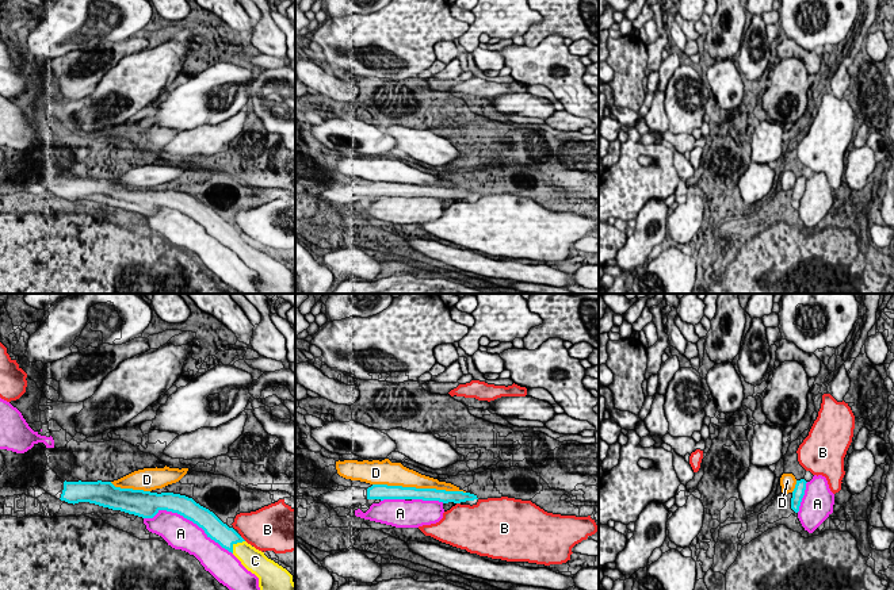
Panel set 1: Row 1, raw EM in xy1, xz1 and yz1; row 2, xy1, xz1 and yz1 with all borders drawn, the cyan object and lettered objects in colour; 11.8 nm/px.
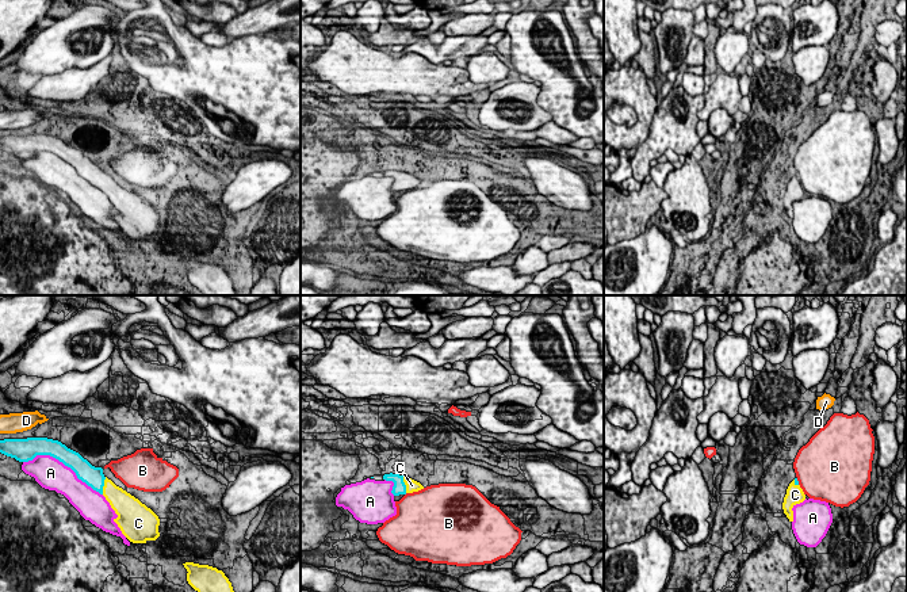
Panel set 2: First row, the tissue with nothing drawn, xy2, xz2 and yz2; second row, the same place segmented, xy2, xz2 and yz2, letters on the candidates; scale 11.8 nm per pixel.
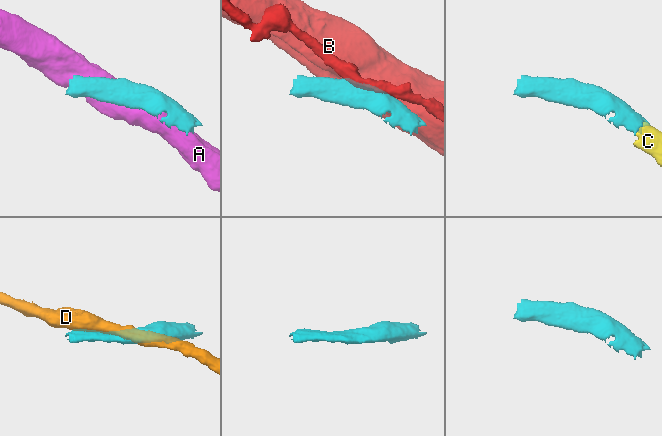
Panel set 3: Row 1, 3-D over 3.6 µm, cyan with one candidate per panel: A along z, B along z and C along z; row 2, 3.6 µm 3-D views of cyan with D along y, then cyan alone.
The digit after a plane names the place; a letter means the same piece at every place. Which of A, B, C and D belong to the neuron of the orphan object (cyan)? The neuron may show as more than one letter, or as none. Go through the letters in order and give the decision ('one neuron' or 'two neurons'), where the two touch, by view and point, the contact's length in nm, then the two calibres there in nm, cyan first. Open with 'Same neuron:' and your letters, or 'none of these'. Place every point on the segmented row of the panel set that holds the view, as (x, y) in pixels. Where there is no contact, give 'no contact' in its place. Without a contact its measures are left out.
Same neuron: C
A: two neurons | xy1 (188, 518) | 1150 nm | 240/380 nm
B: two neurons | xy1 (241, 537) | 100 nm | 240/420 nm
C: one neuron | xy1 (235, 543) | 220 nm | 240/240 nm
D: two neurons | xz1 (419, 489) | 1100 nm | 160/240 nm

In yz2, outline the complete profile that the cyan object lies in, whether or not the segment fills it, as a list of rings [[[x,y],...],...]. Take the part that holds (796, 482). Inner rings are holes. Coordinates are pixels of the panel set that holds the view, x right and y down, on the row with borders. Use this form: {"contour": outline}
{"contour": [[[795,478],[787,489],[787,494],[785,494],[784,503],[782,503],[784,513],[787,515],[789,522],[793,522],[792,508],[796,504],[803,503],[804,500],[805,500],[805,494],[804,494],[803,489],[800,488],[797,478]]]}

